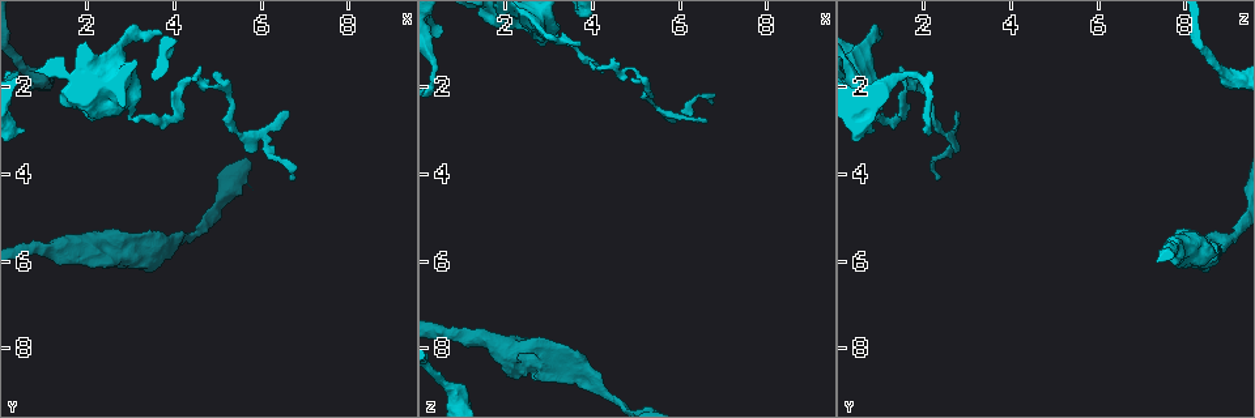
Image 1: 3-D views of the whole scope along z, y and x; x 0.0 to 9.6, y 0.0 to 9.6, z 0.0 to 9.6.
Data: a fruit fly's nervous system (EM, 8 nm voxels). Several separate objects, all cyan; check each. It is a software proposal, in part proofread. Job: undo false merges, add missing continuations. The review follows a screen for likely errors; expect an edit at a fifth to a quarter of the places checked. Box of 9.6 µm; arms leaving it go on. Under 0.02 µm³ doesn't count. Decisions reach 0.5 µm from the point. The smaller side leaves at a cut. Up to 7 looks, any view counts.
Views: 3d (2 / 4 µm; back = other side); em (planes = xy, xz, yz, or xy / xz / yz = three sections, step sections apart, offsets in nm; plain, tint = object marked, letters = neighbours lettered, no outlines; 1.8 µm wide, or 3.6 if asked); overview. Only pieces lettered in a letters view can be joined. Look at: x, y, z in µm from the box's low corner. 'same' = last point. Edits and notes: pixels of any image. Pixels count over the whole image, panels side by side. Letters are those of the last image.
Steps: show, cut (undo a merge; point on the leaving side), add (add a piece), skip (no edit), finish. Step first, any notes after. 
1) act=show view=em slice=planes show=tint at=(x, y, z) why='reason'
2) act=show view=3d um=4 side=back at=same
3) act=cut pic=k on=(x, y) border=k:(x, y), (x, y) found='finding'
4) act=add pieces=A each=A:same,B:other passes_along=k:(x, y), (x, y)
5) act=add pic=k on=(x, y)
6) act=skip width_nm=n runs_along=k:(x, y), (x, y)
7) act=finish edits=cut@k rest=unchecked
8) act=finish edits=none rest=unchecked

act=show view=3d um=2 at=(6.65, 2.65, 2.75) why='free end'

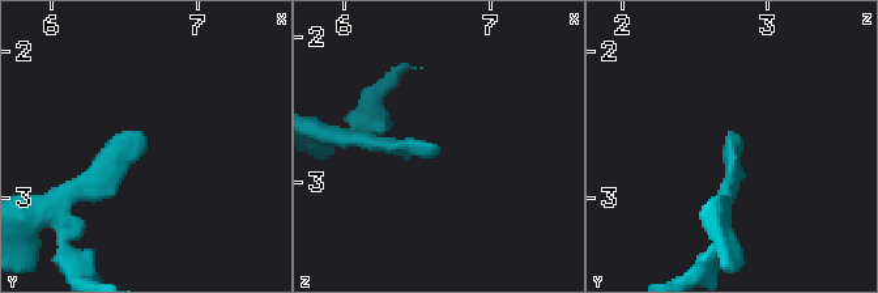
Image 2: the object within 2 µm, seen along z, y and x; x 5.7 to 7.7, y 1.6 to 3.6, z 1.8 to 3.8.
act=show view=em slice=planes show=letters at=(6.64, 2.62, 2.76)

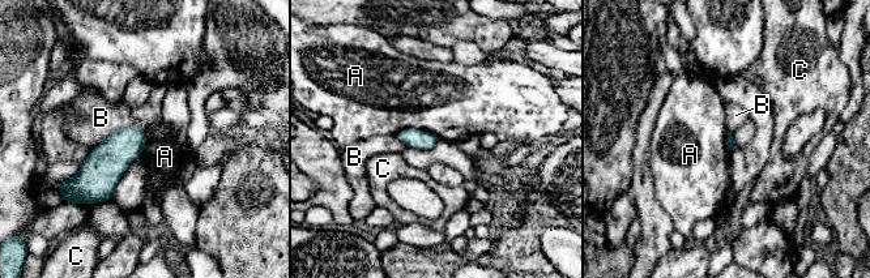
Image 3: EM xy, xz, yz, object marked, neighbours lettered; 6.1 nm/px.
act=skip each=A:other,B:other,C:other found='none of them fits'

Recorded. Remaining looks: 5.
act=show view=em slice=planes show=letters at=(3.75, 0.70, 1.05)

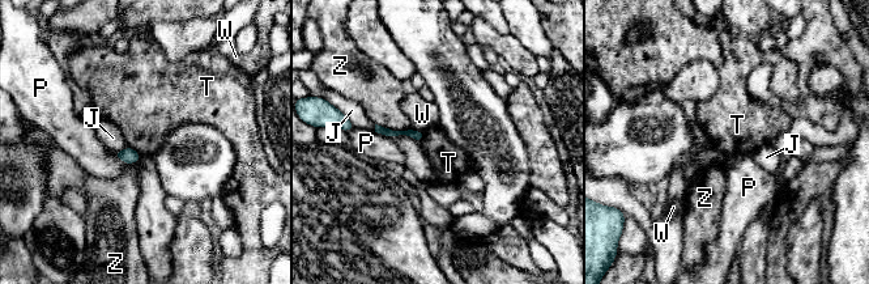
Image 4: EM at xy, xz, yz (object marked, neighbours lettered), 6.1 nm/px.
act=skip longest_contact=Z:220nm each=J:other,P:other,T:other,W:other,Z:other found='no lettered piece goes on from it'

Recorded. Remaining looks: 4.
act=show view=em slice=planes show=tint at=(2.40, 2.55, 0.65) why='calibre changes'

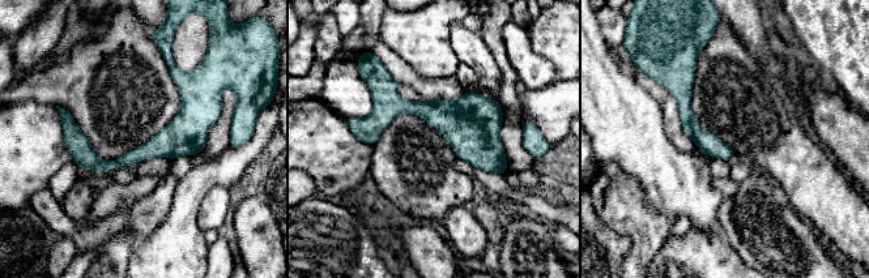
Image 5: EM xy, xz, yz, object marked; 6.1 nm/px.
act=show view=em slice=planes show=letters at=same

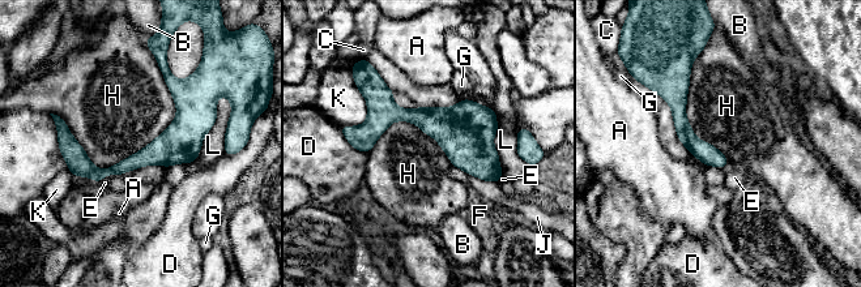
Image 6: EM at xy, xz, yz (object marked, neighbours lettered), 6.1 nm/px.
act=skip each=A:other,B:other,C:other,D:other,E:other,F:other,G:other,H:other,J:other,K:other,L:other runs_along=6:(350, 138), (386, 115), (421, 116), (498, 174) found='continuous, no second cell'

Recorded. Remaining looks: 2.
act=finish edits=none rest=unchecked

